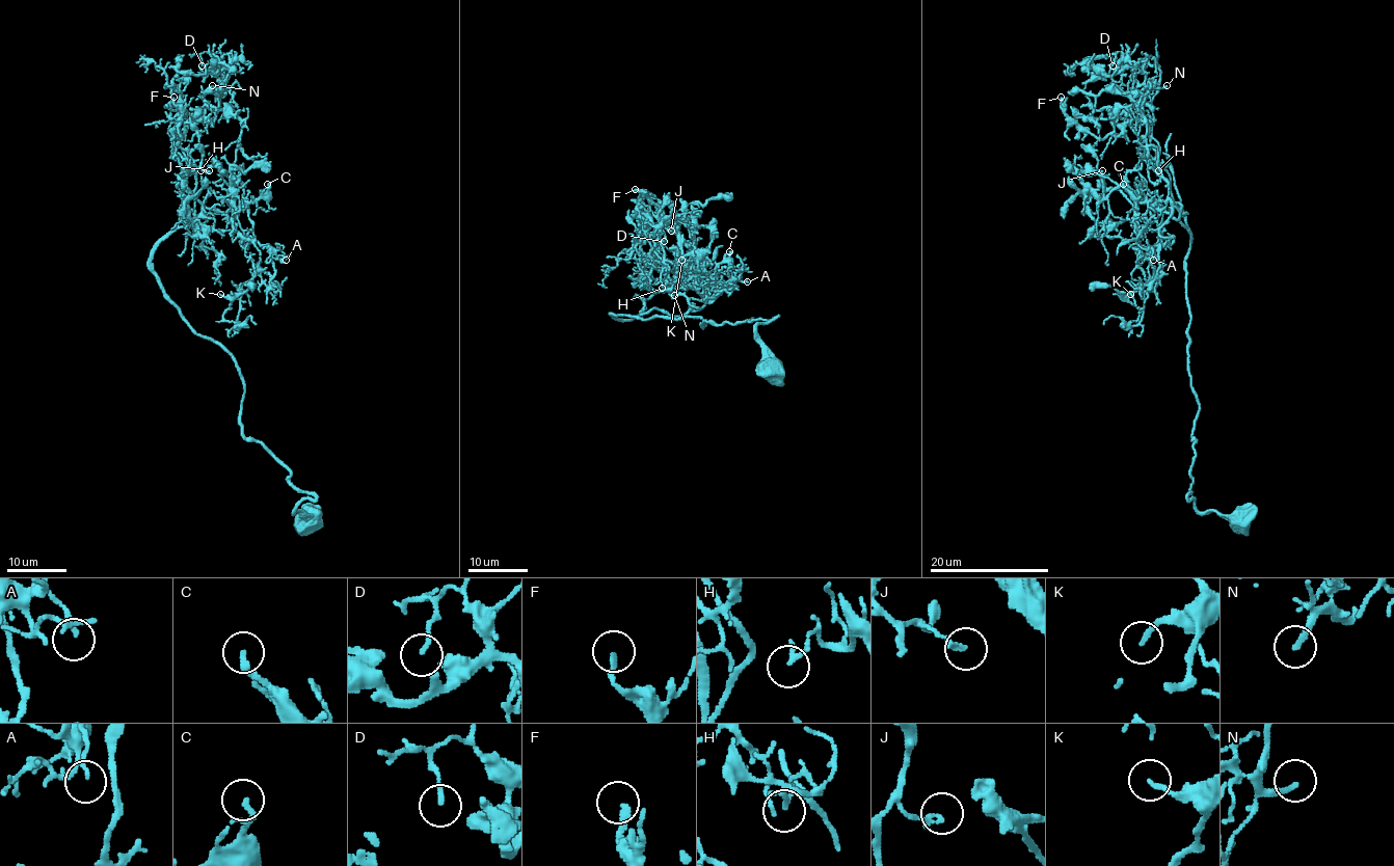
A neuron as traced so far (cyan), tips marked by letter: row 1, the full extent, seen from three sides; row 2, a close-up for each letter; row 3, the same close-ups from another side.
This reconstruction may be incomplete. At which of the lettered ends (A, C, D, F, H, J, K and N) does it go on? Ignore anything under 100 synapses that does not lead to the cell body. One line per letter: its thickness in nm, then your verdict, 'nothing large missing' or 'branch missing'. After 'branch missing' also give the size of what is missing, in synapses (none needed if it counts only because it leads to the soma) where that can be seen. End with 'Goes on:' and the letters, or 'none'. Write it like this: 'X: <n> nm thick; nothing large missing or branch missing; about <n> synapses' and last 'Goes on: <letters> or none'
A: 130 nm thick; nothing large missing
C: 190 nm thick; nothing large missing
D: 150 nm thick; nothing large missing
F: 200 nm thick; nothing large missing
H: 130 nm thick; nothing large missing
J: 180 nm thick; nothing large missing
K: 170 nm thick; nothing large missing
N: 200 nm thick; branch missing; about 750 synapses
Goes on: N

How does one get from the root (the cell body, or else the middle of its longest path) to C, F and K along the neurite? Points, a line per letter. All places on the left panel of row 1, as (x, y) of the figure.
C: (310, 516), (294, 510), (314, 496), (242, 433), (236, 361), (151, 261), (177, 228), (267, 184)
F: (310, 516), (294, 510), (314, 496), (242, 433), (236, 361), (153, 269), (193, 165), (173, 97)
K: (310, 516), (242, 433), (236, 361), (153, 269), (177, 228), (244, 208), (275, 273), (220, 294)

